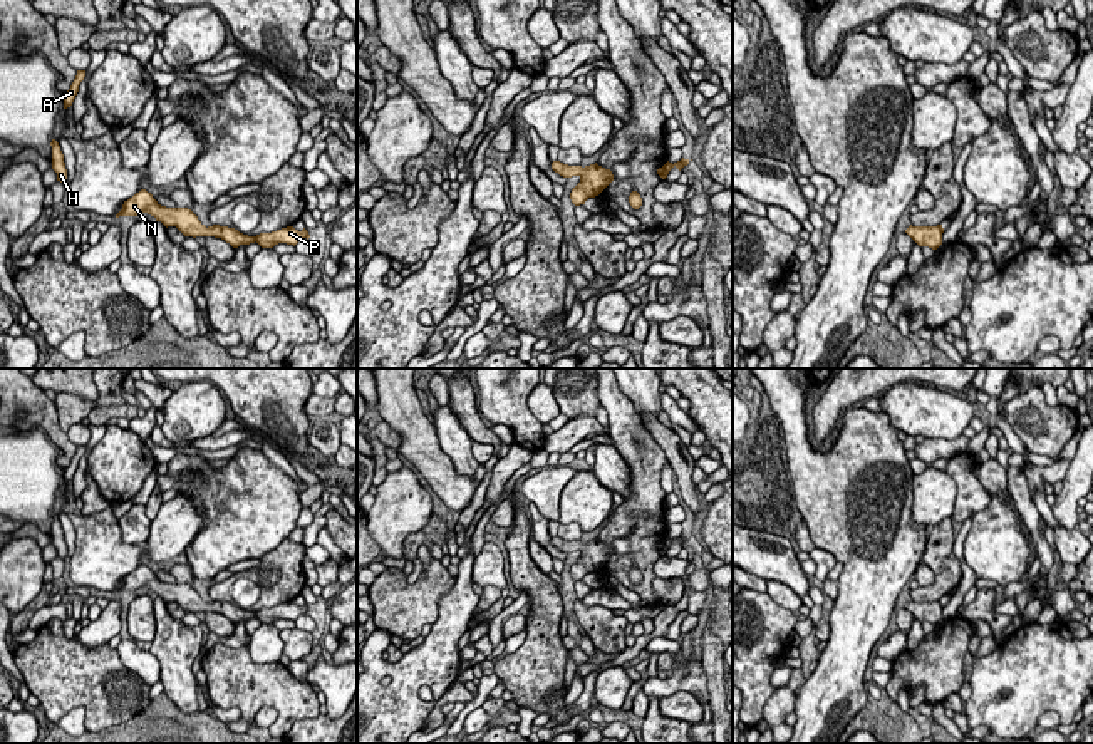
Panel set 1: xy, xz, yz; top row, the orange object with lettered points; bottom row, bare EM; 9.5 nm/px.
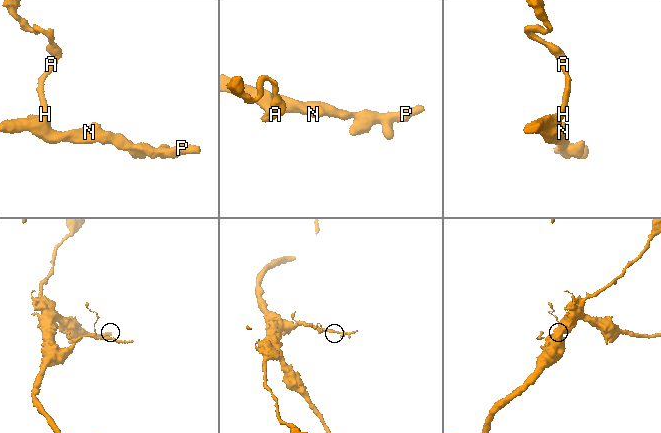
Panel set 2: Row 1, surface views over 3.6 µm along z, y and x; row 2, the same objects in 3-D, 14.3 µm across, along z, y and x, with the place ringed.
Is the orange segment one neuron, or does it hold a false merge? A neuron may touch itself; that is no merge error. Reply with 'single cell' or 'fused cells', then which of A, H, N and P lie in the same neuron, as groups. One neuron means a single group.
single cell | A H N P

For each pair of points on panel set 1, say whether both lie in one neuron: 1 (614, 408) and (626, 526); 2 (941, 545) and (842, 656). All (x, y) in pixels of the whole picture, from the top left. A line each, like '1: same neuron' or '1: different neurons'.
1: same neuron
2: different neurons

